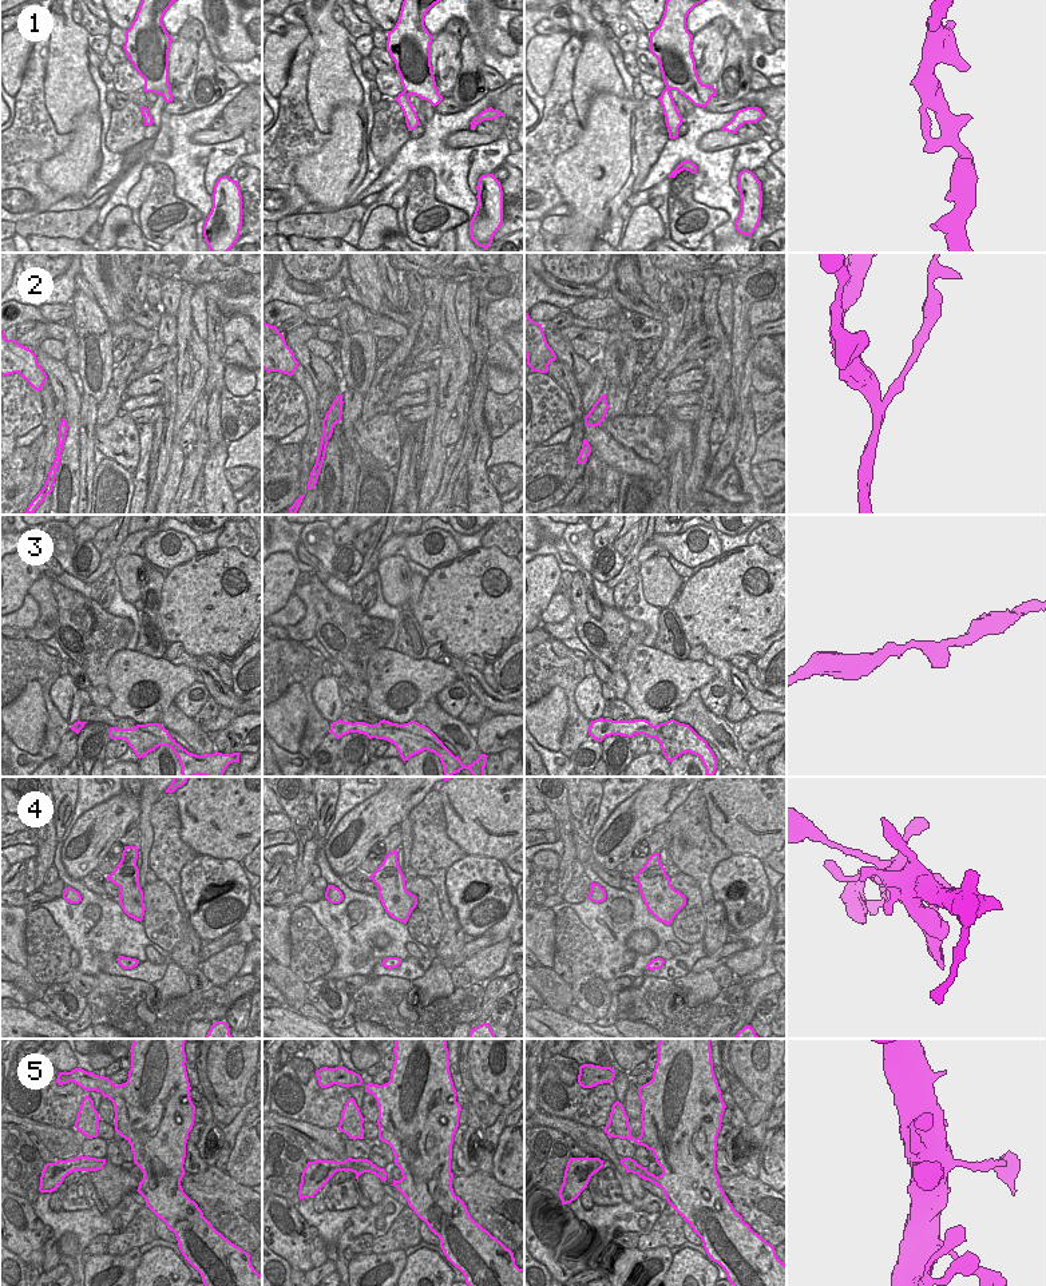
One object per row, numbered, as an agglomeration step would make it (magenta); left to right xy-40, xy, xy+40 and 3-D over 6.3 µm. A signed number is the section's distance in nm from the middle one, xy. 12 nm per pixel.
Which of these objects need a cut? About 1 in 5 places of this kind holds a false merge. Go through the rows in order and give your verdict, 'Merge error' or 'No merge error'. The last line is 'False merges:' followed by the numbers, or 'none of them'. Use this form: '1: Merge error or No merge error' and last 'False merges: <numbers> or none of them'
1: No merge error
2: Merge error
3: No merge error
4: No merge error
5: No merge error
False merges: 2

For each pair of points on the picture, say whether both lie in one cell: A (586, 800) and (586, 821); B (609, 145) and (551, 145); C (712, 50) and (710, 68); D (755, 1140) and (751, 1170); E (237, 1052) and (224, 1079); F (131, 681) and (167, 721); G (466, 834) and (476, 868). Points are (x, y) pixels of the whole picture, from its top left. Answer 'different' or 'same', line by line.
A: same
B: different
C: same
D: same
E: same
F: different
G: different

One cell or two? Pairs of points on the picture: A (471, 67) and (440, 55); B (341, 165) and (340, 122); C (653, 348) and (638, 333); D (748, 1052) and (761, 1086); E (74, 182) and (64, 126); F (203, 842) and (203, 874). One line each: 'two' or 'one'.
A: two
B: one
C: two
D: one
E: two
F: two

